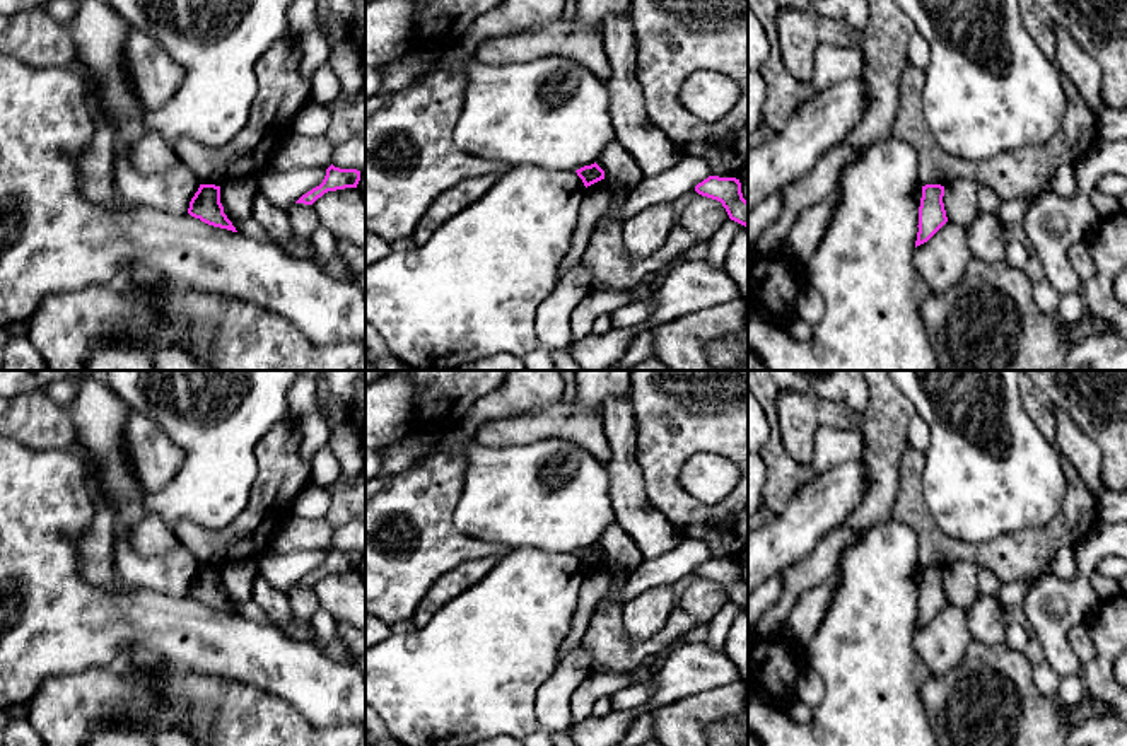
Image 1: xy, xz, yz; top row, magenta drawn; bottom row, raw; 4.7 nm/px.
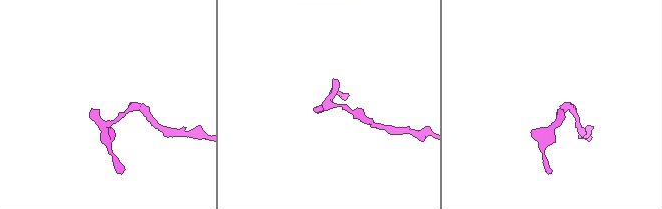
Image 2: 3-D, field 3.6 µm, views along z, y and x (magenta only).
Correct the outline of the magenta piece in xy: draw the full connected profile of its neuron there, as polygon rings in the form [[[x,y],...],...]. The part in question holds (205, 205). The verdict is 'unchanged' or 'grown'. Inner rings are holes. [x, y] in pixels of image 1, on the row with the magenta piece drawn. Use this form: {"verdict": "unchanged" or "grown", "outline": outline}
{"verdict": "unchanged", "outline": [[[200,184],[198,191],[190,201],[188,213],[208,225],[237,232],[224,213],[224,207],[220,203],[220,186]]]}

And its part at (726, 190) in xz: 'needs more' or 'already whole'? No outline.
already whole

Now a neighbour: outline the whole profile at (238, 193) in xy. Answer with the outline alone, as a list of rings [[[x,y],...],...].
[[[258,176],[232,178],[220,186],[224,208],[237,220],[253,217],[253,201],[258,195]]]

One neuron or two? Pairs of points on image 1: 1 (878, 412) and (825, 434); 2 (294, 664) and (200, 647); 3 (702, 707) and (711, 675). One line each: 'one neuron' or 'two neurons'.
1: two neurons
2: one neuron
3: two neurons

